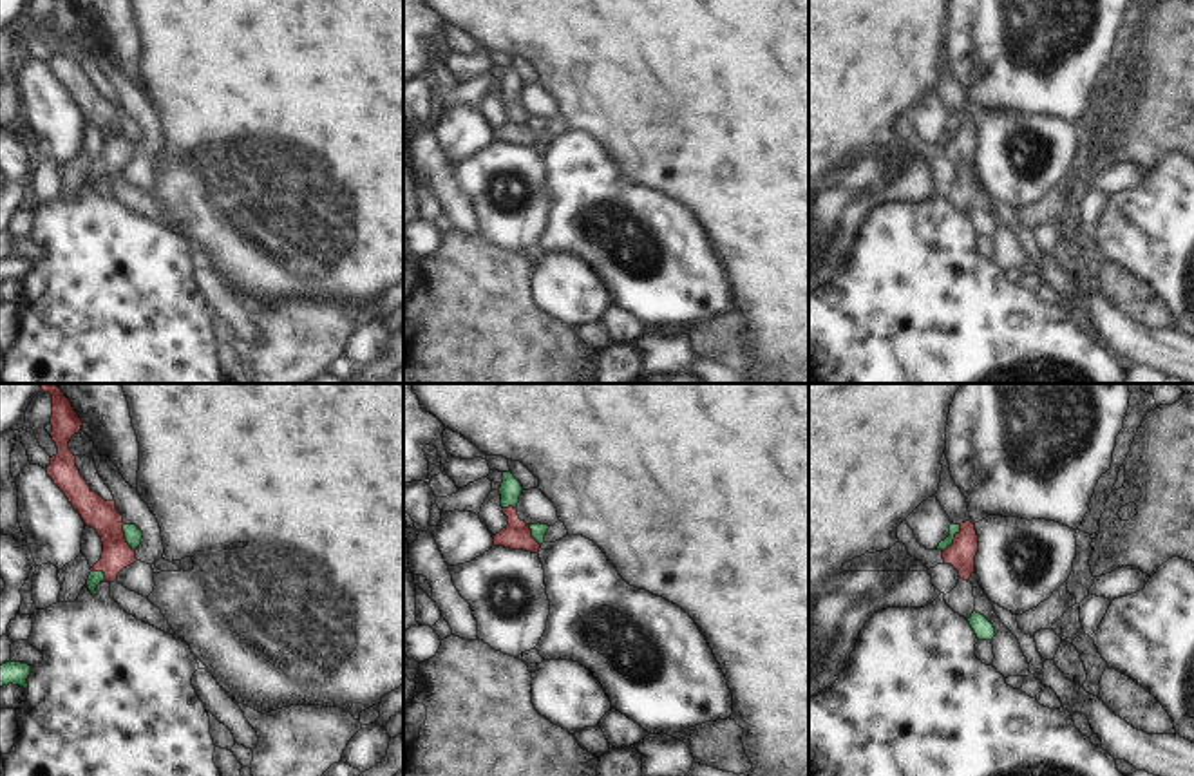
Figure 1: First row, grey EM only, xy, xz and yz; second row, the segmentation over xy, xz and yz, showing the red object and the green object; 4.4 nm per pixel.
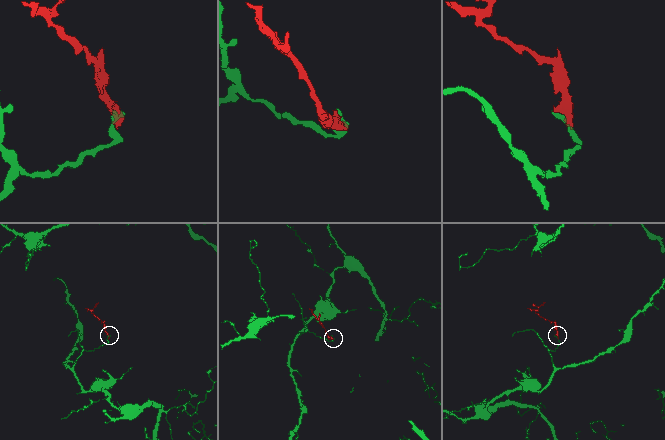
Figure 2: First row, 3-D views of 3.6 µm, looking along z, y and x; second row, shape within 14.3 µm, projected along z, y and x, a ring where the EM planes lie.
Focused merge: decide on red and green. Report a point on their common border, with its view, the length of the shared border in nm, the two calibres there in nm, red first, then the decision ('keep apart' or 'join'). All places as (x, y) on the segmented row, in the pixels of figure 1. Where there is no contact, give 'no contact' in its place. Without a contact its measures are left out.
contact yz (954, 539); length 150 nm; calibres 120 and 50 nm; keep apart

